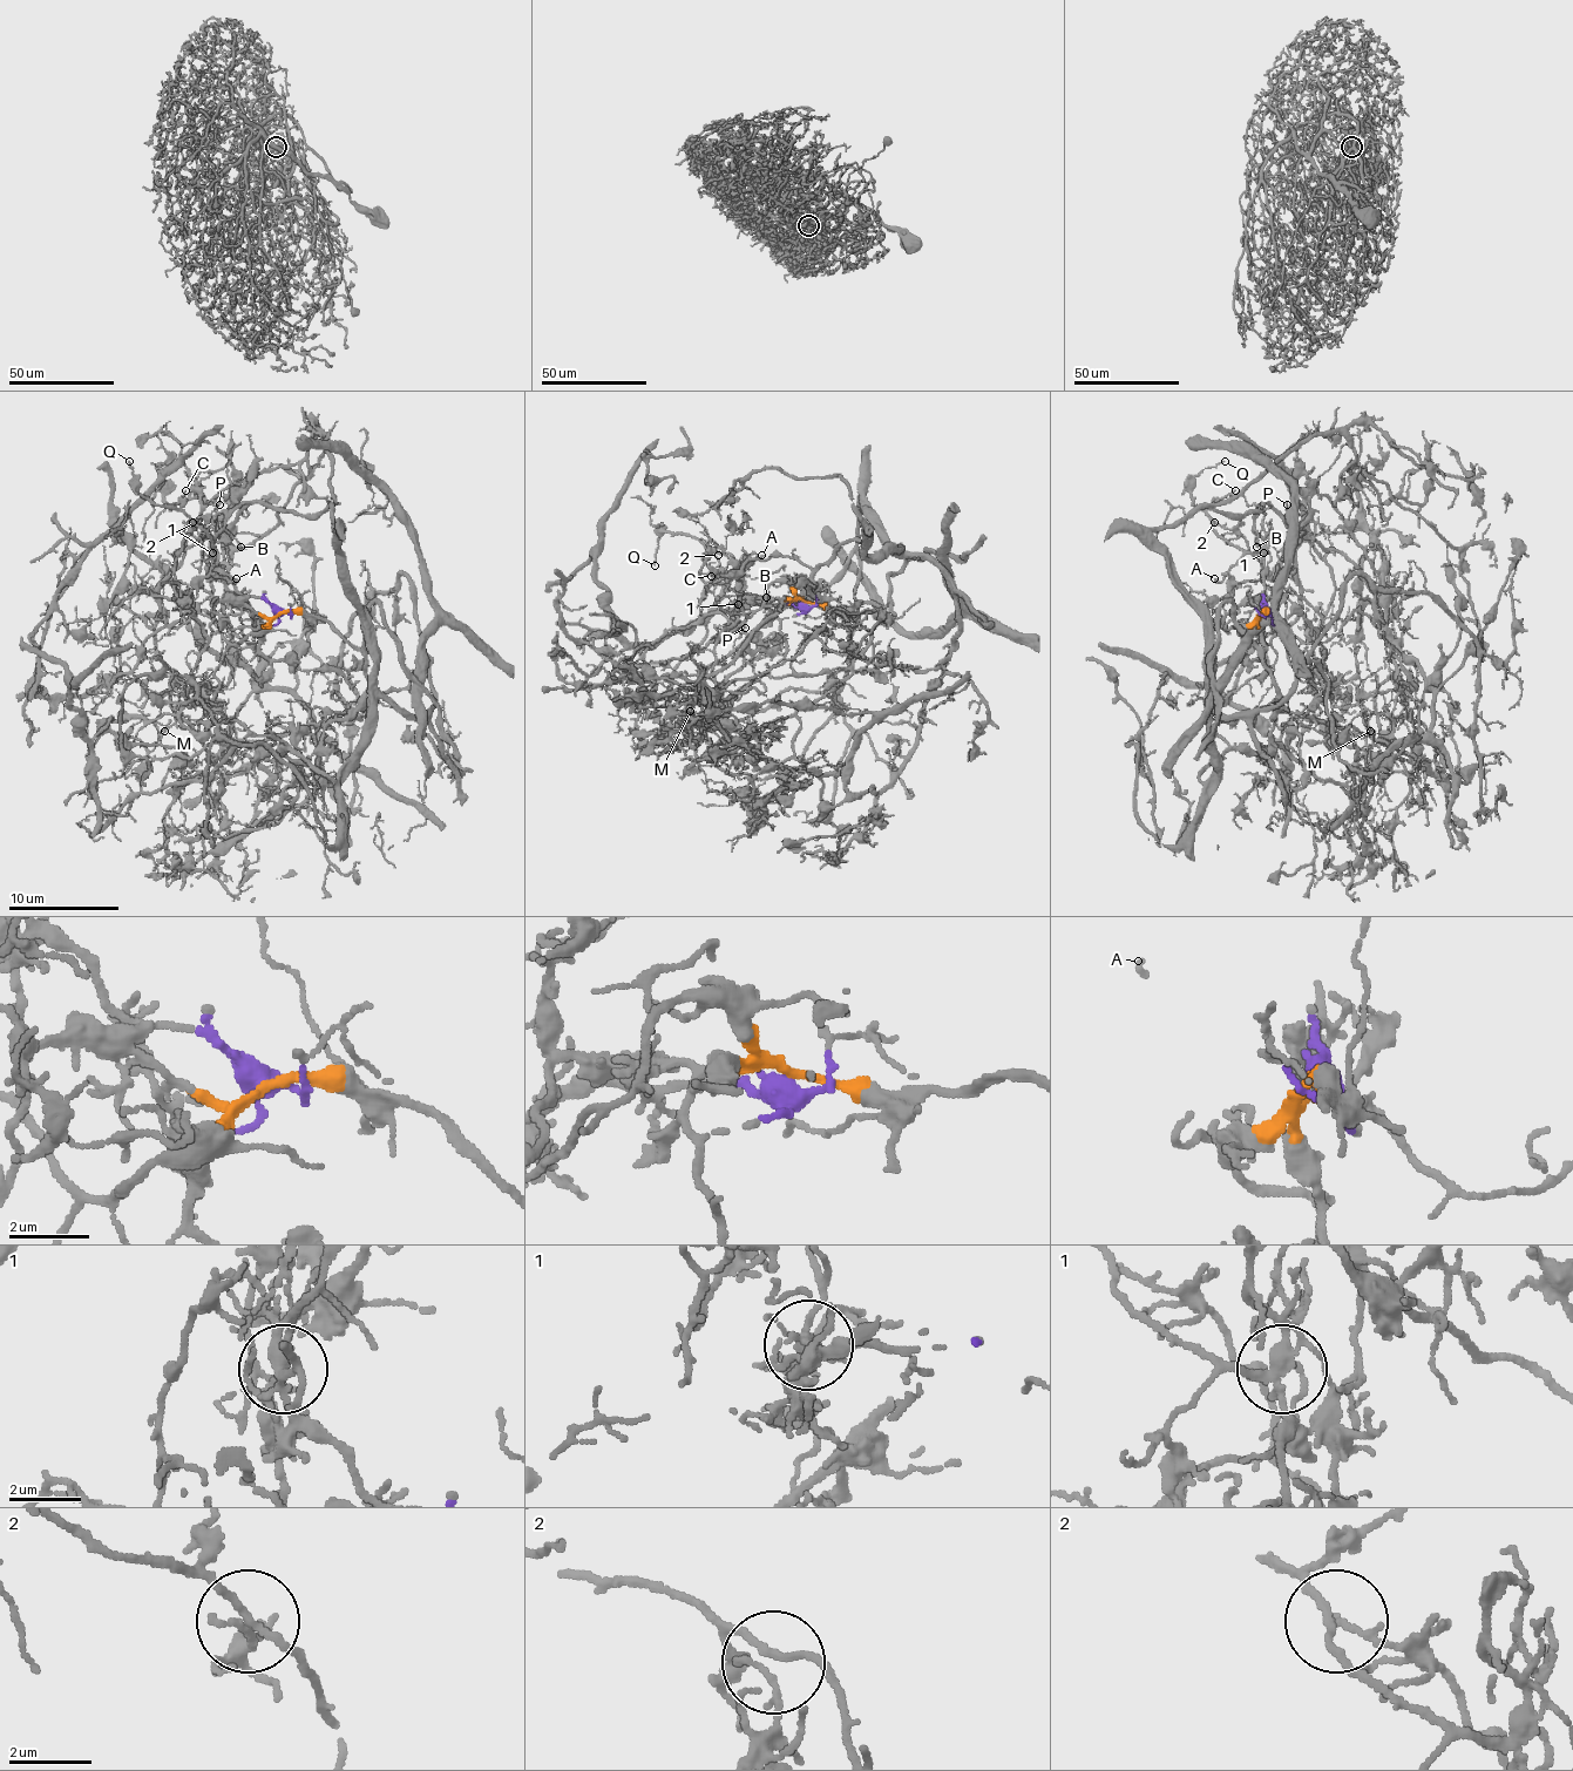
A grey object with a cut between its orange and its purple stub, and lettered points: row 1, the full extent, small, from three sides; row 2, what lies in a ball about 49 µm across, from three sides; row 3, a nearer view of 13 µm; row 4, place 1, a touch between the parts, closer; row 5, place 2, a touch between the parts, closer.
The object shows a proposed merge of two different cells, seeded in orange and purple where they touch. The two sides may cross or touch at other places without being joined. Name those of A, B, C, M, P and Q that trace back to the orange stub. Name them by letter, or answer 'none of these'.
M, P

